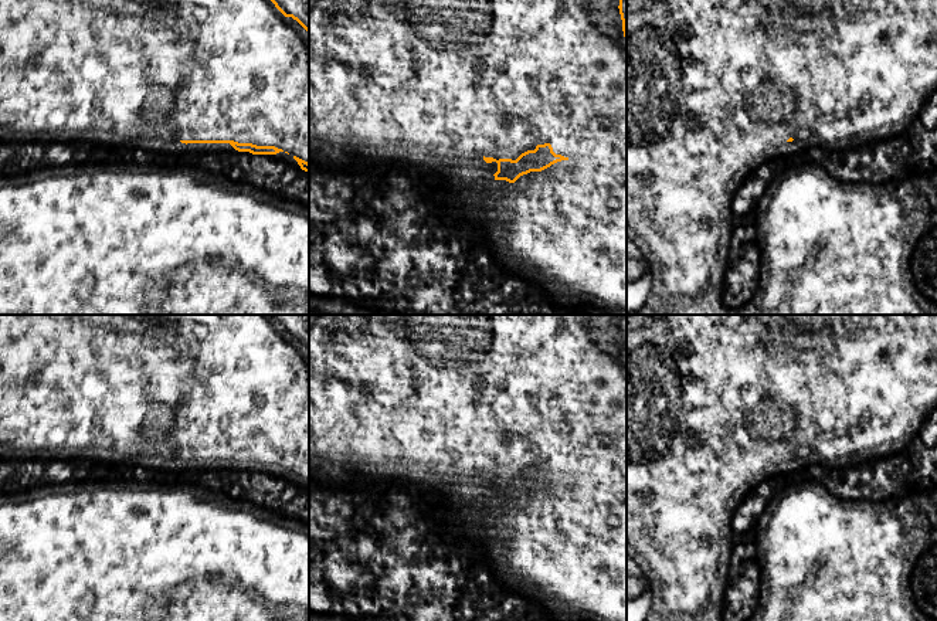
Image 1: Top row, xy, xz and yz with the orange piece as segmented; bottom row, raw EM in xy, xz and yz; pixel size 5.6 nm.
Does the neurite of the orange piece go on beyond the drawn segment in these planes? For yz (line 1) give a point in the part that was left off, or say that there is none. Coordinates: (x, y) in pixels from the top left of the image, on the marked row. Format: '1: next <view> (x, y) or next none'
1: next none

